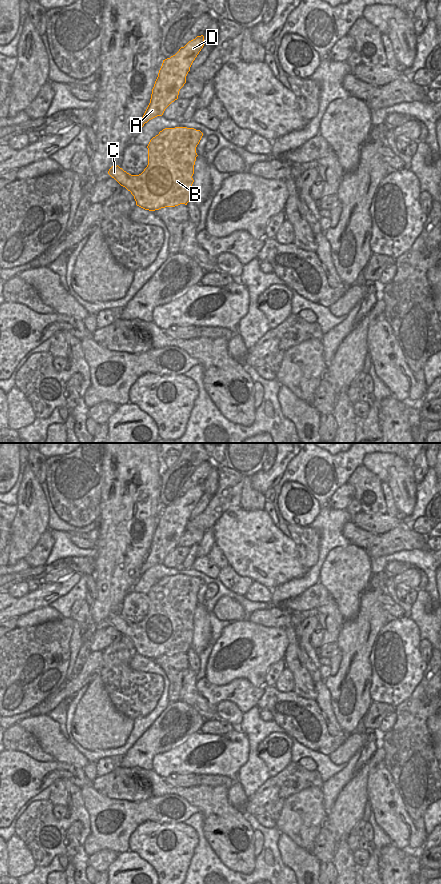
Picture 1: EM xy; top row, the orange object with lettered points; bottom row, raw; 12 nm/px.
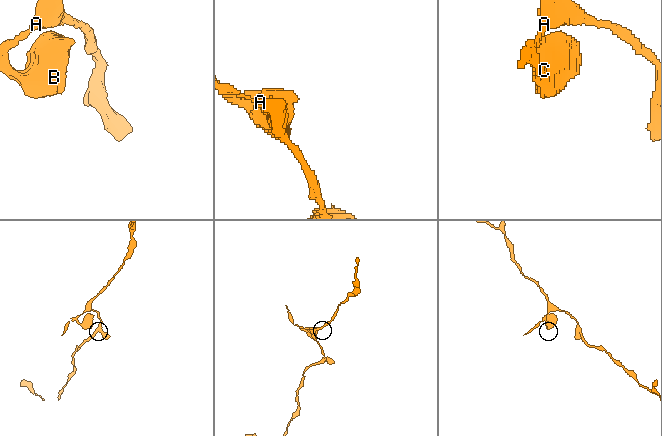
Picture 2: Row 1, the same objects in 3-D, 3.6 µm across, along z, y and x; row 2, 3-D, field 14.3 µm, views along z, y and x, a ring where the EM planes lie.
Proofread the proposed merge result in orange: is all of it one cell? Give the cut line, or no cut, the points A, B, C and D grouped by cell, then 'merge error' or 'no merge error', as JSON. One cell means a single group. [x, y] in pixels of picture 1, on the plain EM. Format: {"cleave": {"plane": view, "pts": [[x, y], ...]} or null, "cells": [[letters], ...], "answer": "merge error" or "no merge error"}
{"cleave": {"plane": "xy", "pts": [[142, 567], [143, 572]]}, "cells": [["A", "D"], ["B", "C"]], "answer": "merge error"}

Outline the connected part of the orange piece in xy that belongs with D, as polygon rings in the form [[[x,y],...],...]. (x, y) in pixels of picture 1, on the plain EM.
[[[197,484],[181,495],[175,503],[163,508],[152,537],[150,551],[142,565],[143,572],[162,564],[165,557],[178,547],[190,515],[203,494],[204,484]]]

